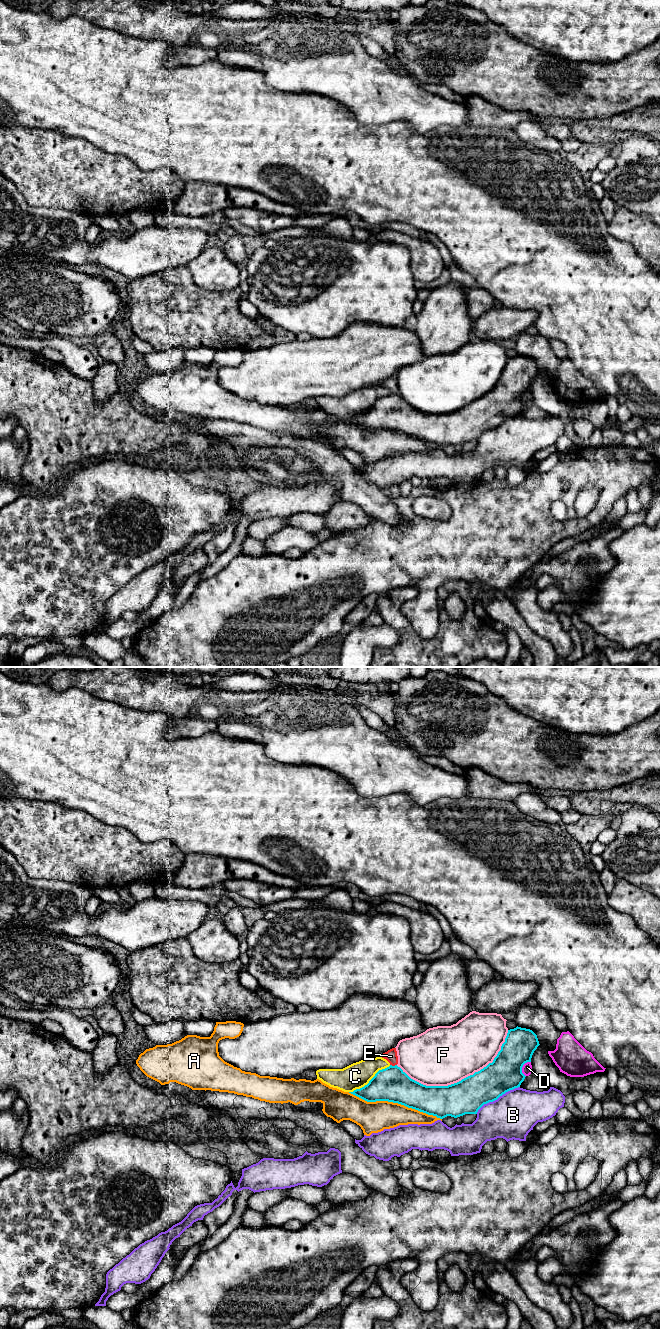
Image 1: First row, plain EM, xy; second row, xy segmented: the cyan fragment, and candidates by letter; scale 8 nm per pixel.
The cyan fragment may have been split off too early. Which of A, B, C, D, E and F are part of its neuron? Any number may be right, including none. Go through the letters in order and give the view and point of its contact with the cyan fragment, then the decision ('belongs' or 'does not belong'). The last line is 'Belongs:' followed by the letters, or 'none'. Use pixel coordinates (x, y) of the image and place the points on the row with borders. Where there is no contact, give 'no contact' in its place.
A: xy (395, 1102) | does not belong
B: xy (497, 1098) | does not belong
C: xy (370, 1080) | does not belong
D: xy (522, 1066) | does not belong
E: xy (393, 1066) | does not belong
F: xy (459, 1081) | does not belong
Belongs: none

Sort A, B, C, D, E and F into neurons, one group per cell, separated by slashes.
A / B / C / D / E / F

